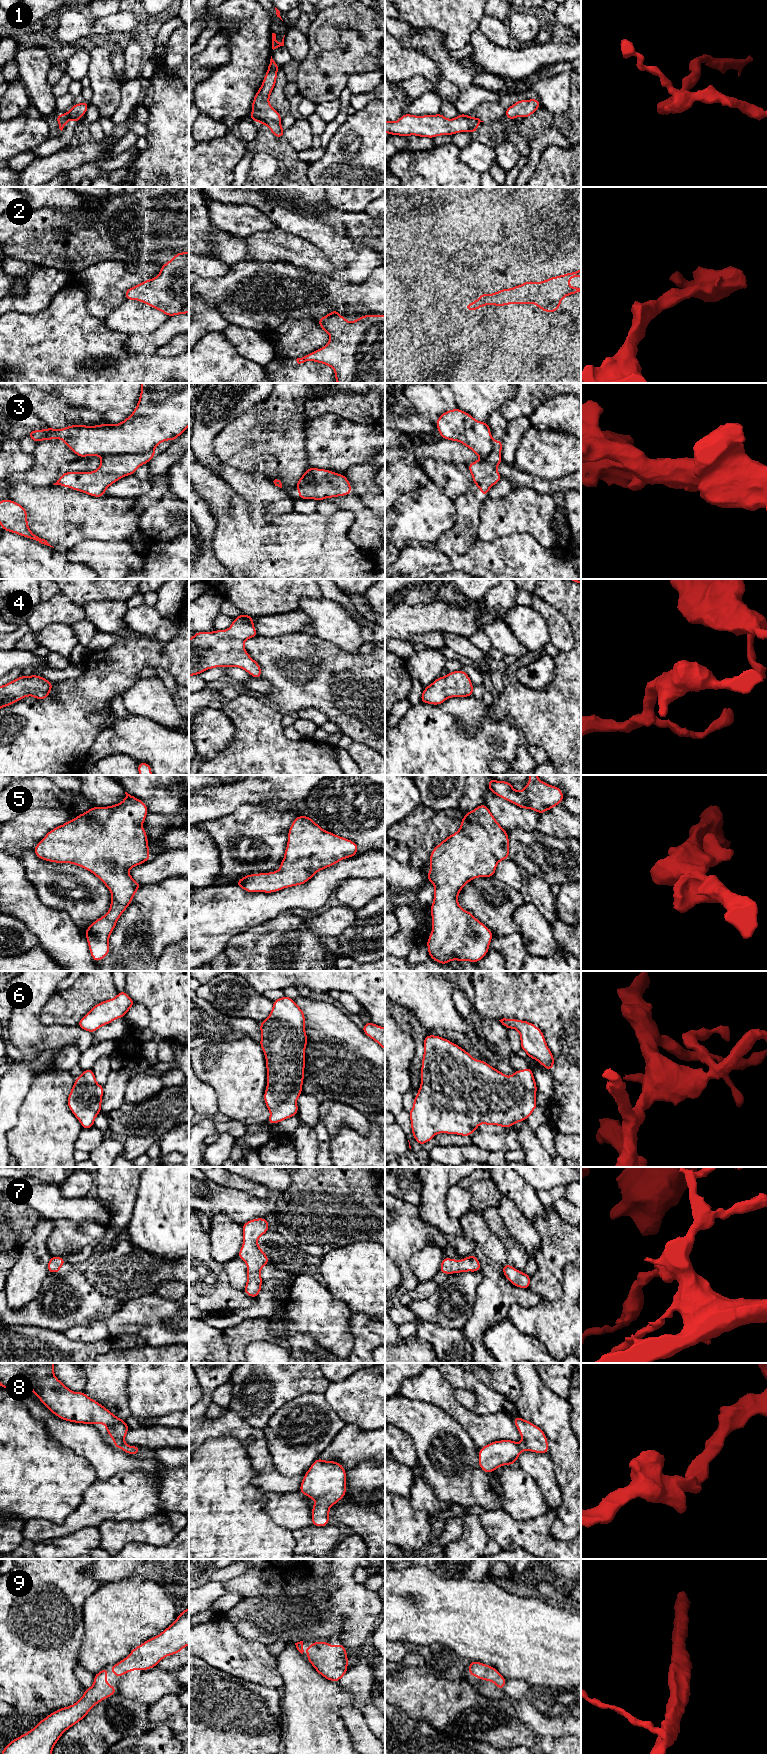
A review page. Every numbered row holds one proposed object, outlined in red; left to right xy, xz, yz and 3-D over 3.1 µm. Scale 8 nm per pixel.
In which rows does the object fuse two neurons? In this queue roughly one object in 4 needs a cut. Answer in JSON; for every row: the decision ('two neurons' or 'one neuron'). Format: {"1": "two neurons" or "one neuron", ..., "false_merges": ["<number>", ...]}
{"1": "one neuron", "2": "one neuron", "3": "two neurons", "4": "one neuron", "5": "one neuron", "6": "one neuron", "7": "one neuron", "8": "one neuron", "9": "one neuron", "false_merges": ["3"]}

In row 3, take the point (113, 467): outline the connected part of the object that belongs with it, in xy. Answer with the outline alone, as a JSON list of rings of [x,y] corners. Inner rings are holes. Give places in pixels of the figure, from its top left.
[[[151,449],[146,453],[114,454],[102,456],[101,464],[95,471],[64,472],[53,485],[68,487],[93,497],[104,497],[104,493],[109,486],[111,486],[122,477],[133,475],[142,464],[149,463],[153,457],[155,457],[155,449]]]

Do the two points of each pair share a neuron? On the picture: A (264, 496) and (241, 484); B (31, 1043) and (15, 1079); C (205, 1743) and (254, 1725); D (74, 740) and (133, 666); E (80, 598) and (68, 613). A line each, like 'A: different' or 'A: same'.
A: same
B: same
C: same
D: same
E: different

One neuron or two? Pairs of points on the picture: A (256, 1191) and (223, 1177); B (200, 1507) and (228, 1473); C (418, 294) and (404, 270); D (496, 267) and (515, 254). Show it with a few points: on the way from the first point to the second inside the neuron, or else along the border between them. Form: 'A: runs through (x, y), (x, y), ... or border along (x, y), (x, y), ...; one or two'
A: runs through (248, 1186), (231, 1180); one
B: runs through (208, 1499), (214, 1487), (220, 1481); one
C: border along (408, 283), (417, 281), (433, 289); two
D: runs through (501, 267), (510, 259); one

